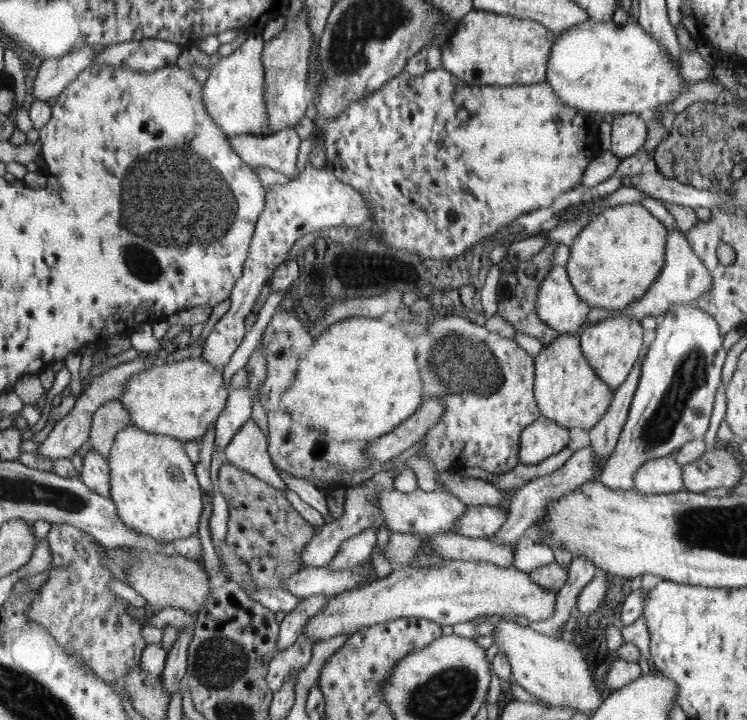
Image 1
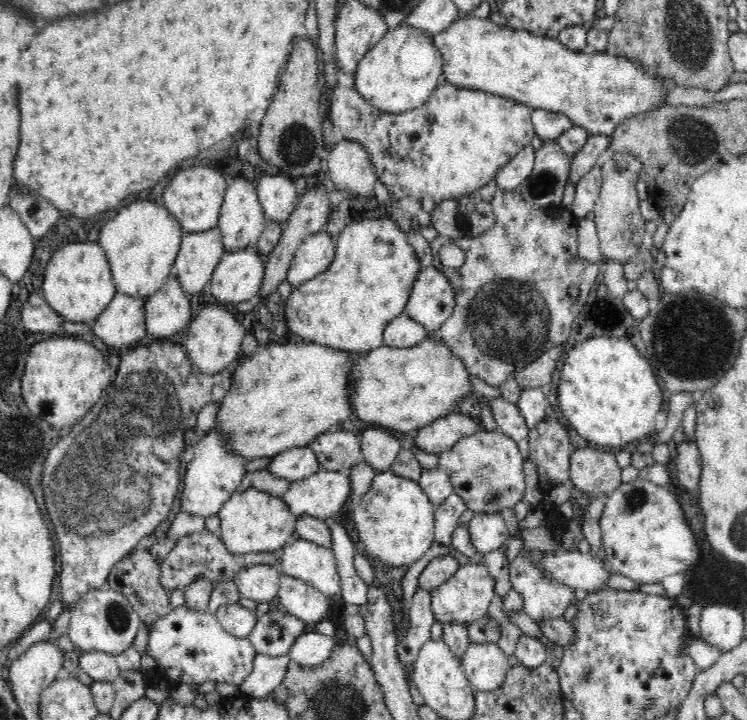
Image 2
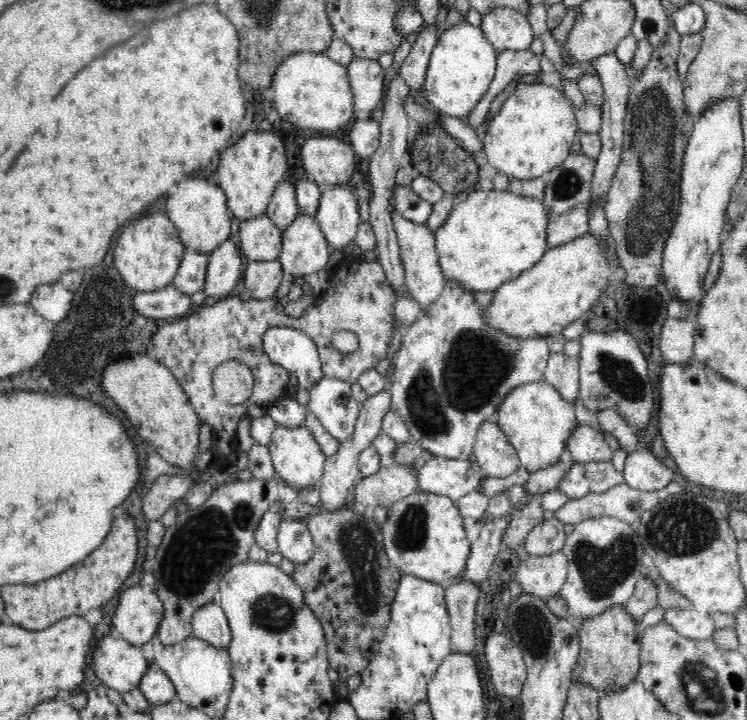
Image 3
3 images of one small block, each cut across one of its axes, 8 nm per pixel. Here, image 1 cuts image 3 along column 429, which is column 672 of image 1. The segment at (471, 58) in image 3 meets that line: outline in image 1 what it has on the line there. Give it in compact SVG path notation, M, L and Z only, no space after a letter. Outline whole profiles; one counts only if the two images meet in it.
M584 21L575 28L566 29L560 33L552 48L548 60L547 82L552 90L560 96L562 102L574 106L576 110L586 113L602 113L620 115L634 114L646 116L660 105L666 105L684 92L684 80L681 60L674 62L664 50L664 44L654 34L648 34L636 21L617 25L614 21L596 22Z

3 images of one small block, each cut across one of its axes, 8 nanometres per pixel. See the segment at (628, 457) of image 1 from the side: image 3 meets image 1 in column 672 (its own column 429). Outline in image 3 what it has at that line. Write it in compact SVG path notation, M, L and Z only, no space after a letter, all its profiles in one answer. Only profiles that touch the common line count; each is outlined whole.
M444 285L440 296L423 309L419 318L408 328L402 331L401 346L395 352L392 359L394 371L392 381L389 385L391 393L391 406L409 428L409 433L412 441L416 442L421 448L425 448L428 452L432 452L432 456L440 458L450 458L451 460L468 460L470 454L473 454L473 444L476 438L477 430L484 421L494 420L496 408L500 406L500 402L504 400L504 396L508 394L513 387L522 386L522 384L530 382L538 382L543 380L544 370L546 368L548 358L551 355L548 350L548 344L545 338L530 337L524 340L514 339L514 337L506 337L504 333L490 332L485 325L485 318L482 317L484 305L476 303L474 291L468 291L460 288L460 285Z

